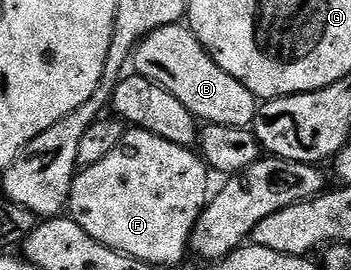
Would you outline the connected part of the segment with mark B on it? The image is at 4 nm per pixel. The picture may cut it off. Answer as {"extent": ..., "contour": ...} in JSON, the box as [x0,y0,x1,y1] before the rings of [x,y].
{"extent":[132,25,259,128],"contour":[[[175,25],[153,31],[135,49],[132,67],[137,74],[168,89],[168,93],[172,93],[172,97],[176,97],[176,101],[180,101],[180,105],[184,105],[184,109],[188,109],[203,124],[249,128],[254,122],[259,100],[244,85],[240,85],[236,77],[224,73],[224,69],[212,61],[189,26]]]}

